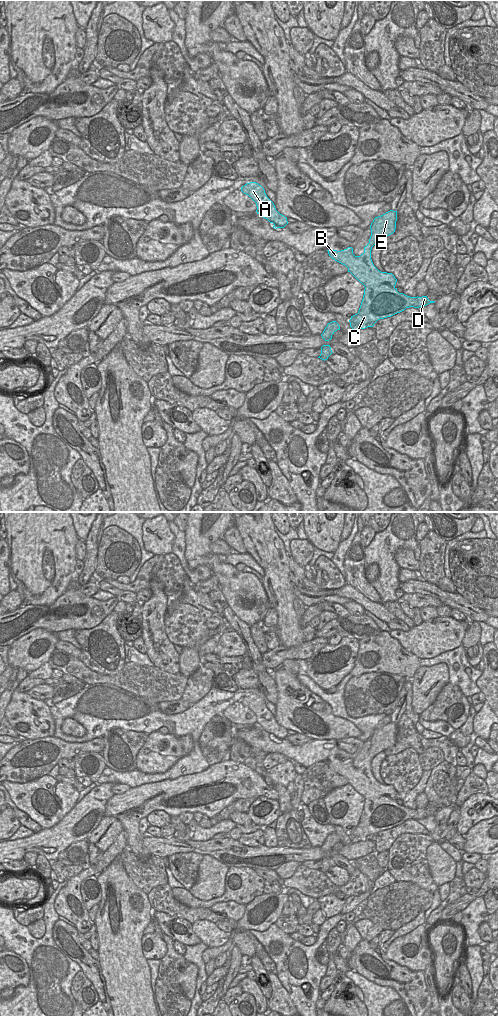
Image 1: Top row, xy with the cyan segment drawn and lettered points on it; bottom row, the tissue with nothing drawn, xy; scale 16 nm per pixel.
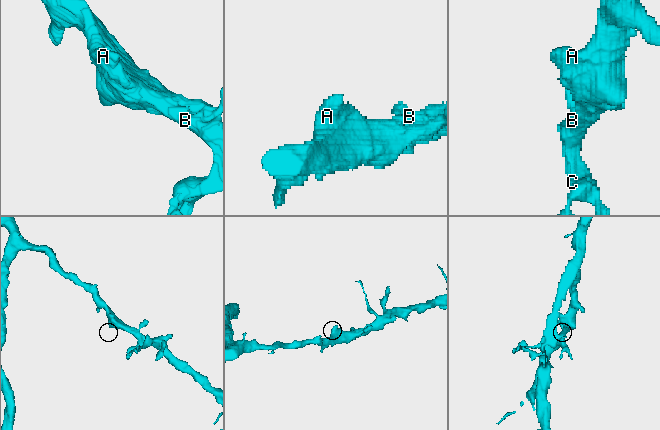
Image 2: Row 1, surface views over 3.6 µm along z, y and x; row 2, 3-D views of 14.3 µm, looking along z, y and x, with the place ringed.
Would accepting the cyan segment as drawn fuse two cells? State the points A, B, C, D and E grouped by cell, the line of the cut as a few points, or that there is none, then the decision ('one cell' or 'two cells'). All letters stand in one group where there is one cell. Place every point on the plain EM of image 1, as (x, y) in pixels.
A B C D E; no cut; one cell

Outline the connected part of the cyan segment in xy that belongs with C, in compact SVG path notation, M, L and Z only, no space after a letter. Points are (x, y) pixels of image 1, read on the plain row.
M393 722L375 729L370 737L369 755L360 768L353 766L352 759L341 763L327 762L332 771L345 777L348 784L365 799L359 823L349 832L352 842L373 839L378 832L391 829L406 820L424 819L435 814L430 813L427 808L410 809L399 805L395 799L397 794L395 788L392 785L379 783L372 774L372 759L395 744L396 733L397 723Z

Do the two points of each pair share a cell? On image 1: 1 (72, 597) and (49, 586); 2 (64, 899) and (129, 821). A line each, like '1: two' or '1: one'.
1: two
2: two

